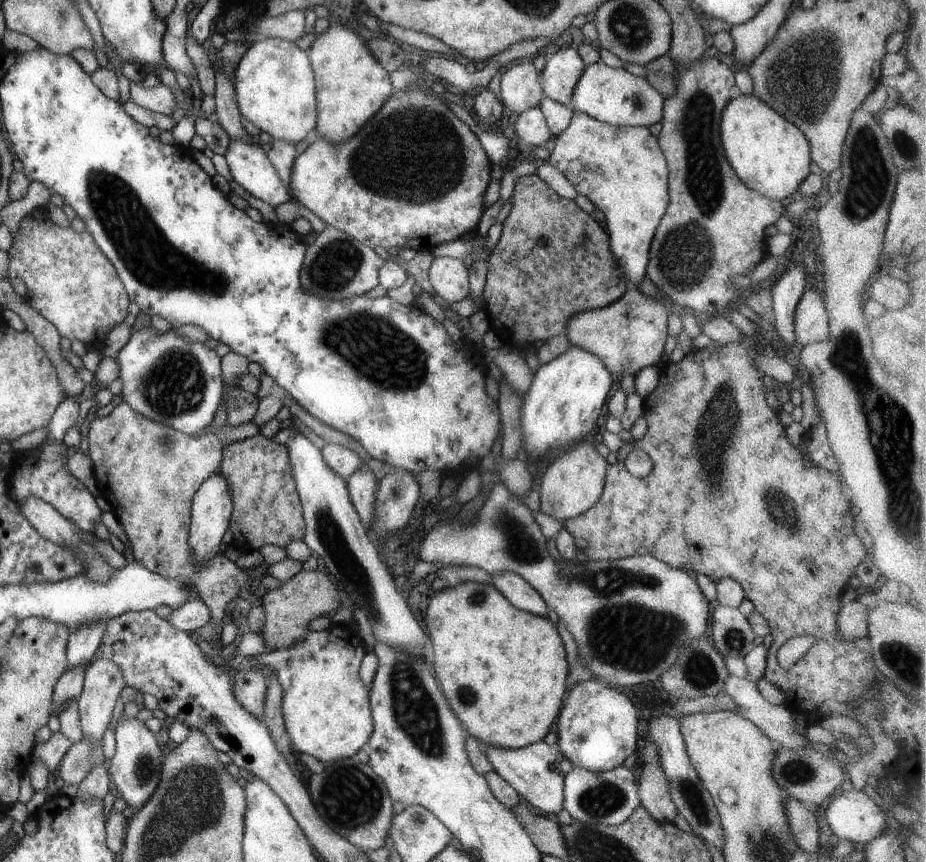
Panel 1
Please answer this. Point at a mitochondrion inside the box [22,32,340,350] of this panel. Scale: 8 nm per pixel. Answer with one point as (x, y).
(139, 244)

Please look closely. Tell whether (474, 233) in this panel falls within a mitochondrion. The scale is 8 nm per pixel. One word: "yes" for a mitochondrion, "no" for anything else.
no

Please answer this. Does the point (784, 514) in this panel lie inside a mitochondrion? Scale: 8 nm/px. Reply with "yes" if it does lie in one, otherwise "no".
yes

